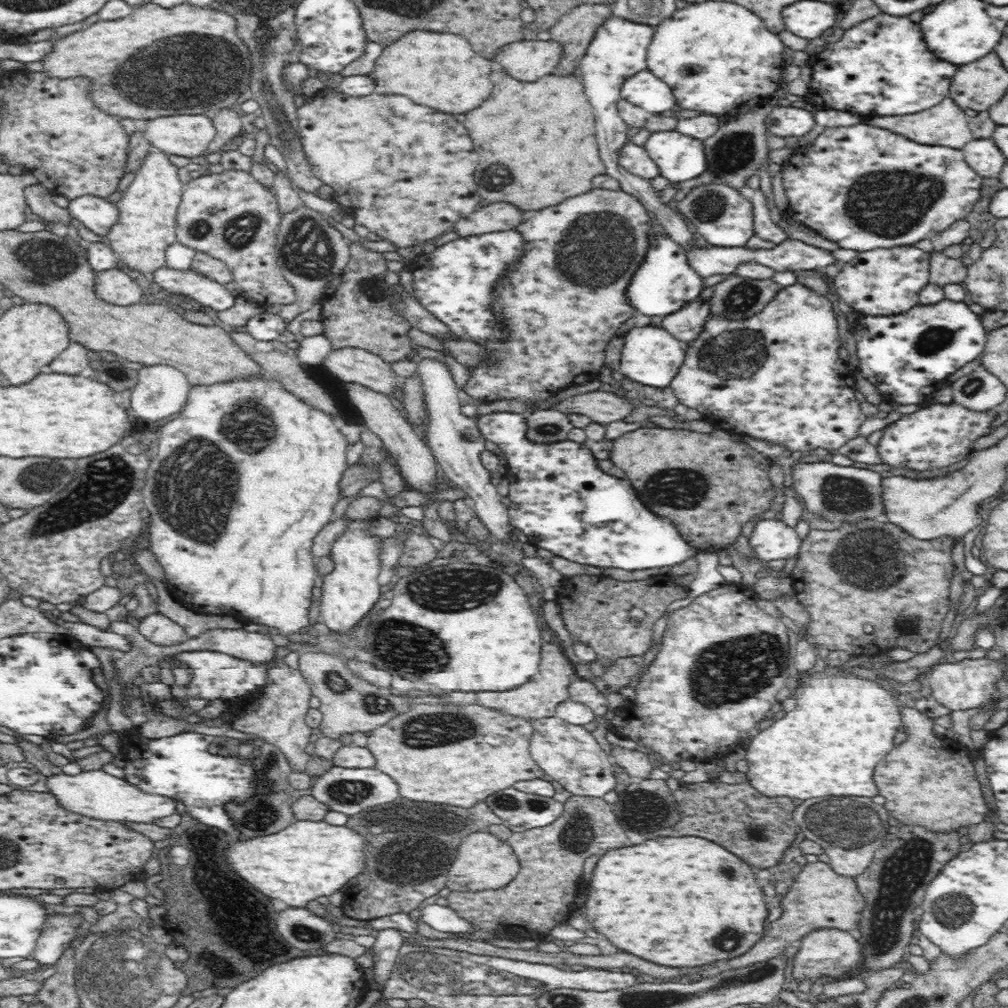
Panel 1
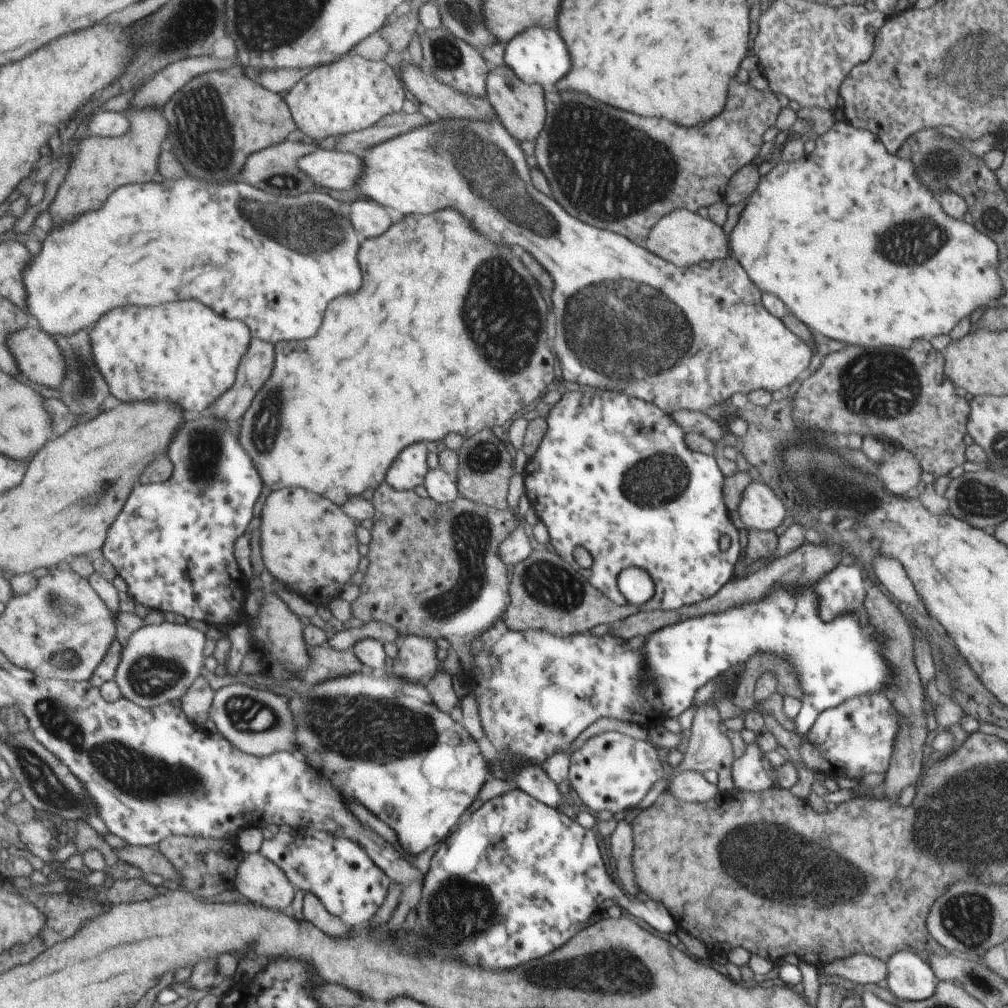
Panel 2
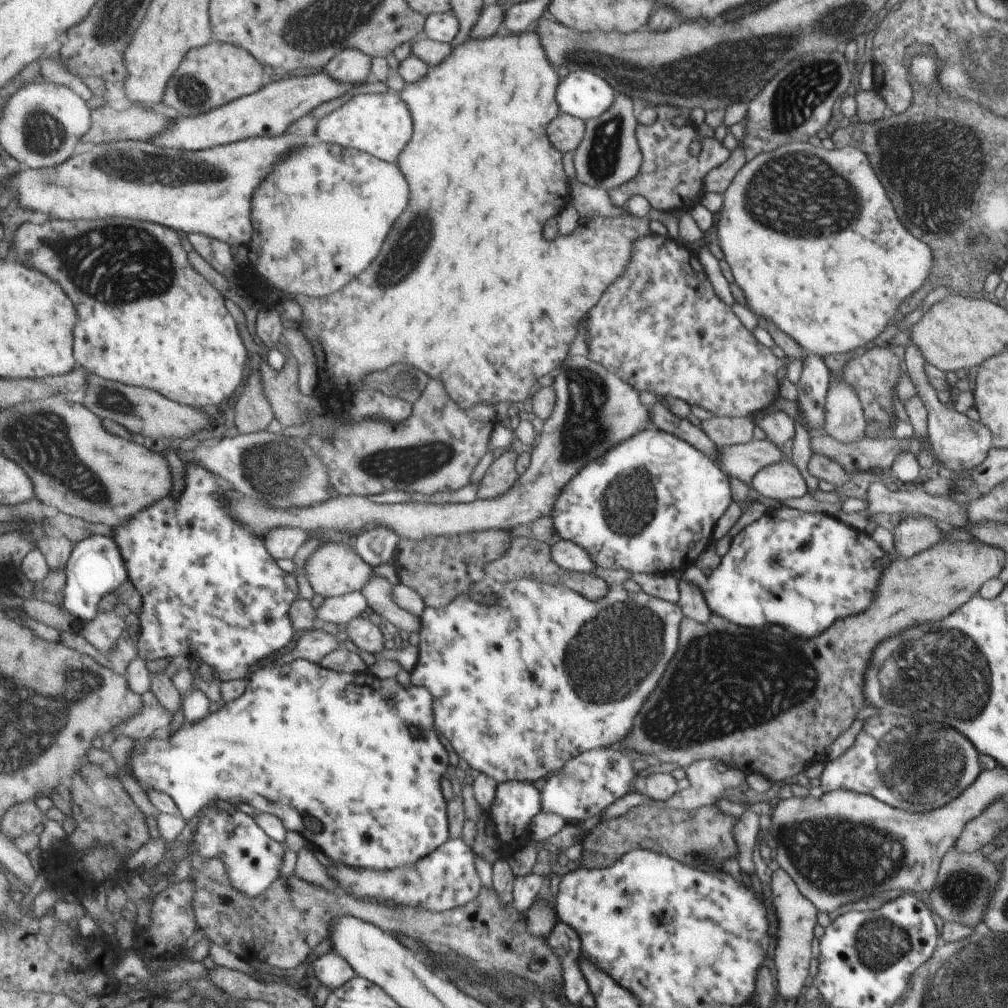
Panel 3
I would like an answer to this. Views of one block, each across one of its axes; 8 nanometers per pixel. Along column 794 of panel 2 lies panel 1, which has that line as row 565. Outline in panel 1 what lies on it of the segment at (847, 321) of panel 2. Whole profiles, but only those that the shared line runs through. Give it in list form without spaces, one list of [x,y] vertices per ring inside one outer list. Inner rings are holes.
[[[237,378],[235,381],[196,385],[191,388],[186,404],[178,414],[178,418],[164,421],[160,425],[158,449],[151,453],[151,462],[143,488],[143,501],[149,510],[150,520],[148,524],[149,549],[162,567],[164,578],[176,601],[189,607],[196,604],[195,609],[200,610],[200,613],[208,613],[208,616],[235,614],[253,625],[254,628],[260,626],[262,628],[263,626],[264,628],[275,628],[278,630],[278,634],[285,637],[310,626],[308,613],[310,612],[312,589],[315,587],[314,580],[318,576],[317,558],[313,555],[313,539],[335,518],[334,507],[342,497],[340,482],[349,466],[346,456],[347,442],[332,419],[326,413],[311,408],[307,402],[304,404],[302,400],[298,400],[296,396],[286,392],[280,386],[280,382],[276,382],[272,378]],[[192,502],[196,504],[196,512],[176,514],[178,506],[184,510],[186,506],[192,506]]]

